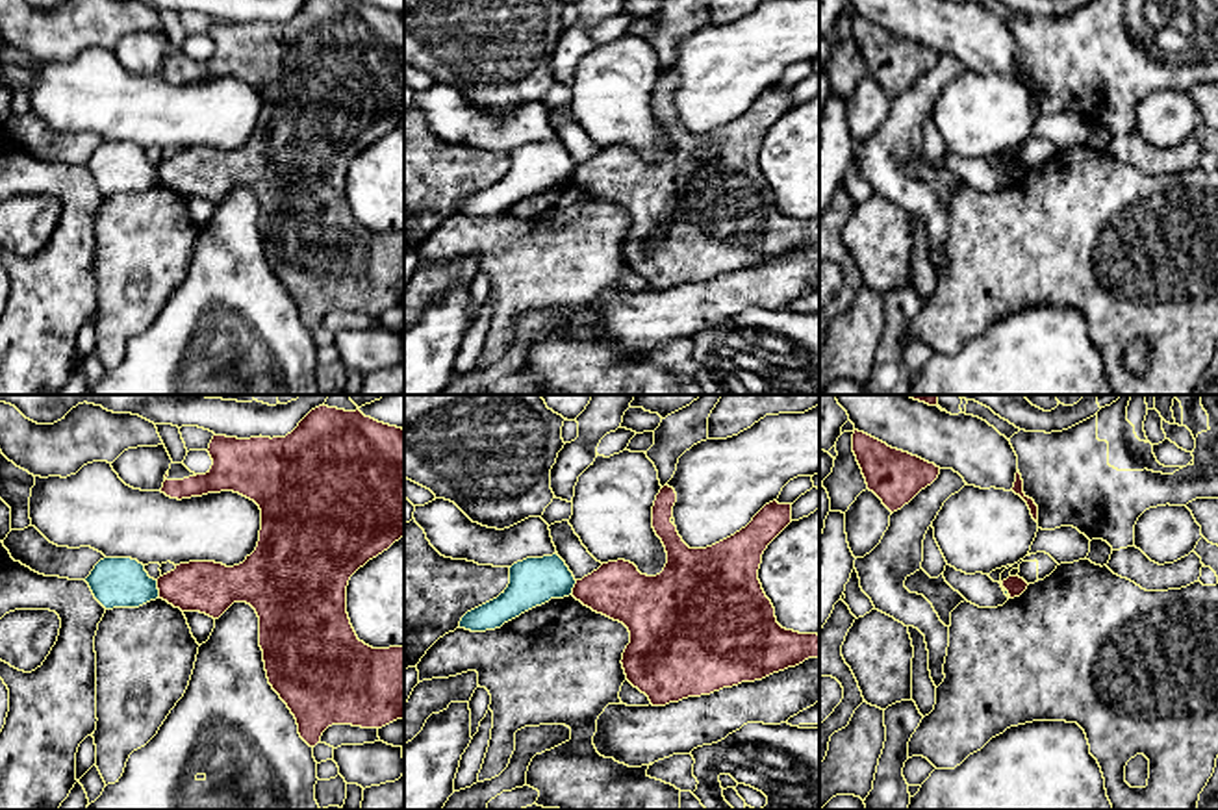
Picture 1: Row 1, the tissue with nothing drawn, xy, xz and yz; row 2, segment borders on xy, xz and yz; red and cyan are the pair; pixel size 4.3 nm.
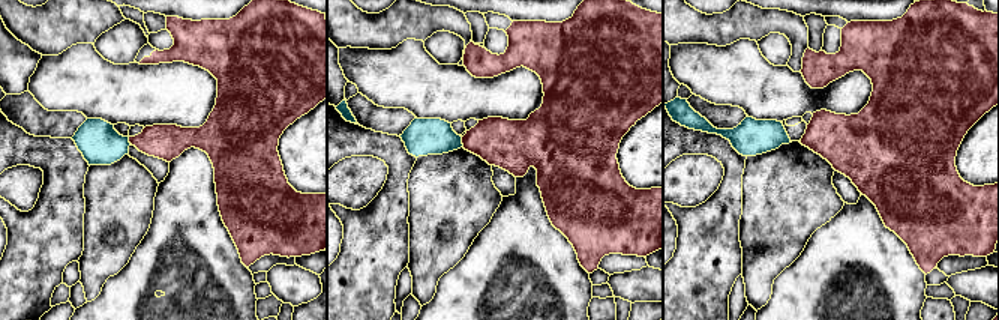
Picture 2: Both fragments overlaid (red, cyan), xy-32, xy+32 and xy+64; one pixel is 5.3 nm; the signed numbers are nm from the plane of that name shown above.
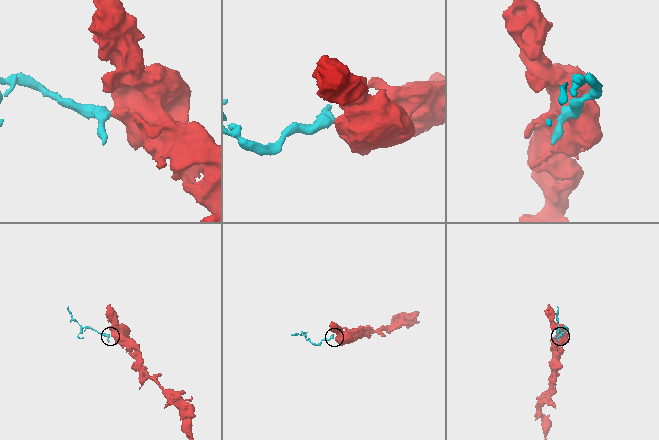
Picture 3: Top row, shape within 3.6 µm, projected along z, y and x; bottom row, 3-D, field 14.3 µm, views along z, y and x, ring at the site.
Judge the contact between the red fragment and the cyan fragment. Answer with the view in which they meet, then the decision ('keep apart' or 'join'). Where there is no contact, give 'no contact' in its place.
meets red in xy; keep apart

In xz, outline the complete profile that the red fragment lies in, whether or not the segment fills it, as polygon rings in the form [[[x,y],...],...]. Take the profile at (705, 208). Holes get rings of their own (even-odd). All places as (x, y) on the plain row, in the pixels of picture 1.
[[[664,70],[653,91],[653,113],[667,137],[667,148],[660,159],[641,159],[634,148],[617,145],[603,148],[591,159],[577,165],[573,172],[573,182],[584,191],[628,213],[630,228],[621,245],[627,265],[645,278],[653,291],[666,291],[688,282],[710,280],[742,267],[762,265],[773,258],[795,252],[808,243],[818,243],[819,221],[782,213],[758,165],[764,135],[792,108],[792,89],[773,85],[734,120],[706,133],[690,133],[671,108],[675,87],[675,74]]]

